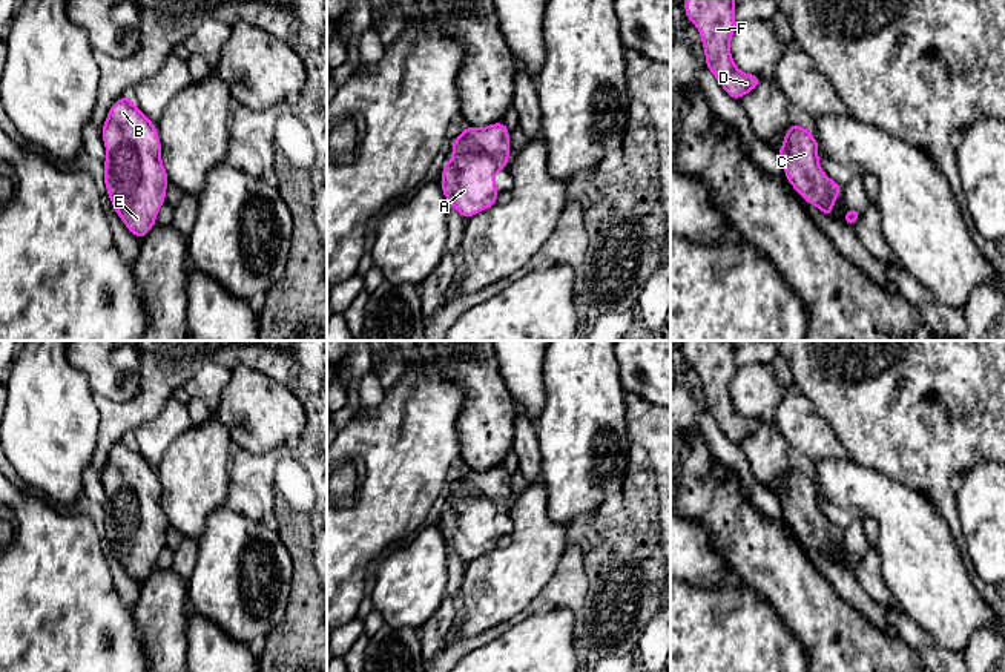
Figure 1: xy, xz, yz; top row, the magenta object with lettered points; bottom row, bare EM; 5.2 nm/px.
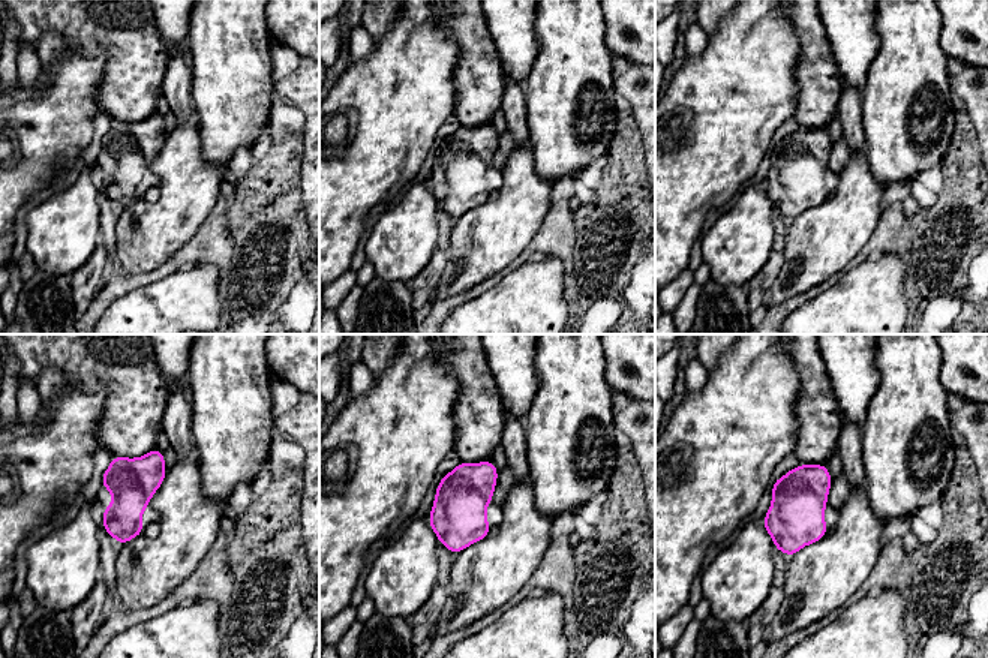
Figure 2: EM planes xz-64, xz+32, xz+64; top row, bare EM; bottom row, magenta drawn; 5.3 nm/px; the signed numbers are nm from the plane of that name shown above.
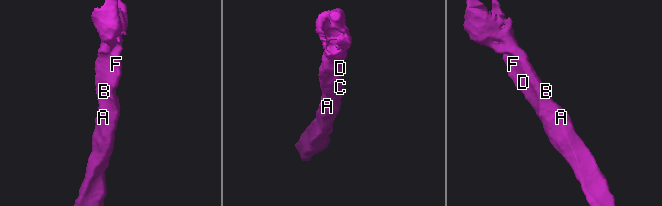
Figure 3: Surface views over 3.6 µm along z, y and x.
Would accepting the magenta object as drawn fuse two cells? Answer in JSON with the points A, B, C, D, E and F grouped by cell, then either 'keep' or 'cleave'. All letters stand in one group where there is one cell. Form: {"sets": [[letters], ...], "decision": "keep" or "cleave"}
{"sets": [["A", "B", "C", "D", "E", "F"]], "decision": "keep"}

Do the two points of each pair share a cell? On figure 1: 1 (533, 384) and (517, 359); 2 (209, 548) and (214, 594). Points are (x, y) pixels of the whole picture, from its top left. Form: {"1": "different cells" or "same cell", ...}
{"1": "same cell", "2": "same cell"}

